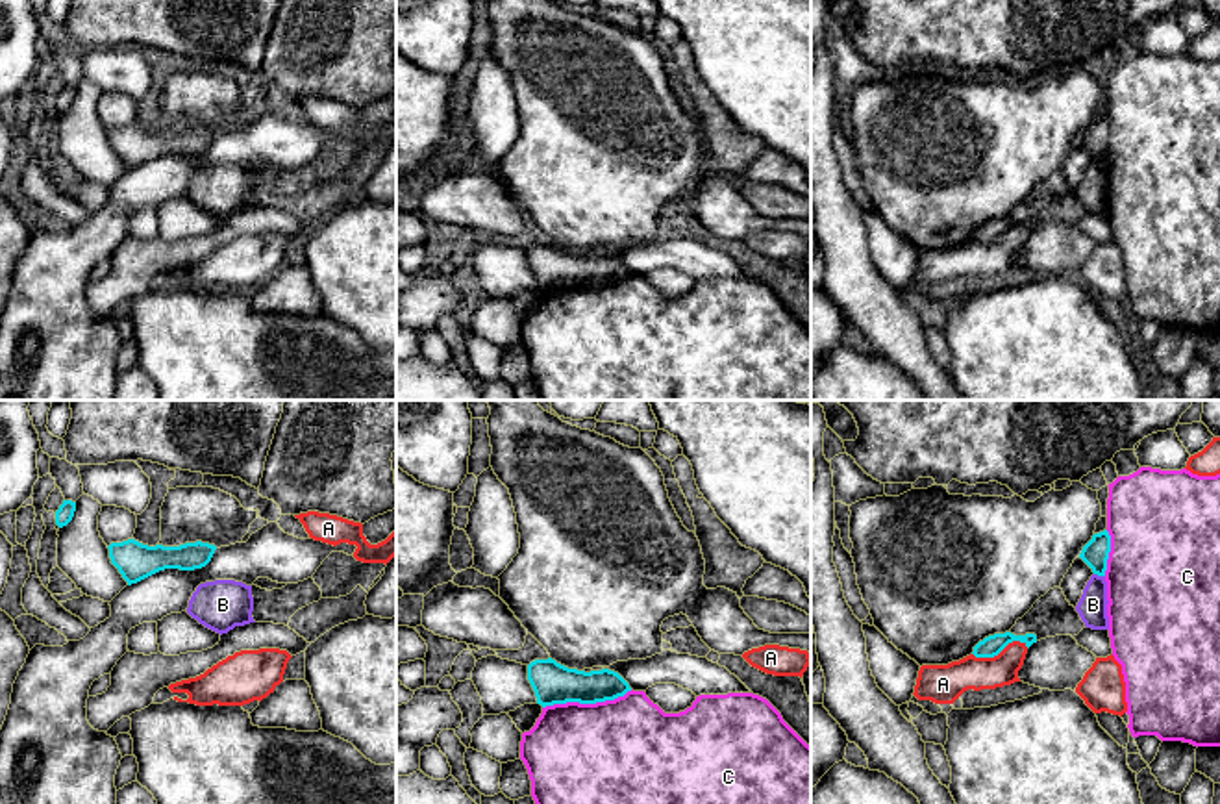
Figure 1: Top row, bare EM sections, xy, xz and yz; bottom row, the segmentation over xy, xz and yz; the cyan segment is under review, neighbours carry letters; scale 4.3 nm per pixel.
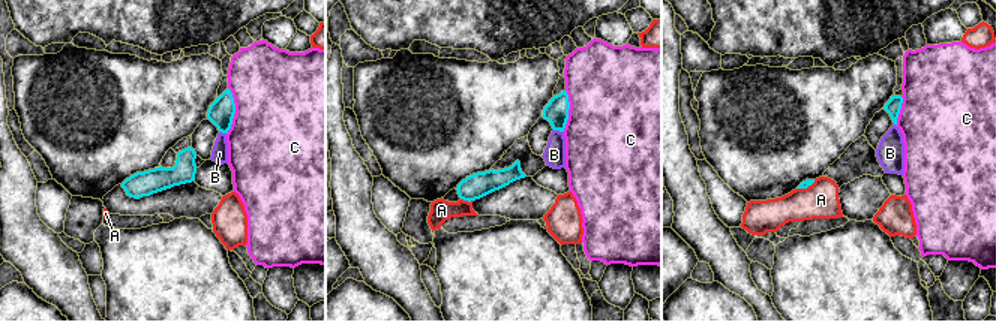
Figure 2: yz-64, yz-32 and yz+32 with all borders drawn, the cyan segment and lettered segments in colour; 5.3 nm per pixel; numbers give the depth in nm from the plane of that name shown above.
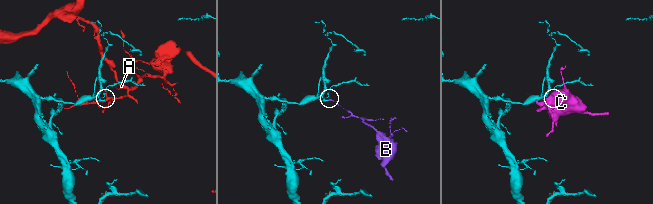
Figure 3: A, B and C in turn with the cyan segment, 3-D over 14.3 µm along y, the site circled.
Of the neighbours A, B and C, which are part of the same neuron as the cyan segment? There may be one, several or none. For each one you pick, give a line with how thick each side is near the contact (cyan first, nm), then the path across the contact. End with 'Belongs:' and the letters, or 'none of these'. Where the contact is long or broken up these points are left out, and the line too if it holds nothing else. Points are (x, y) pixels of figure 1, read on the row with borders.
Belongs: none of these

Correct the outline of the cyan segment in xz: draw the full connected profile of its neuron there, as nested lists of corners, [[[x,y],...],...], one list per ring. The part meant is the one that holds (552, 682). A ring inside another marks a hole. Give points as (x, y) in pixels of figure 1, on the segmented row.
[[[535,660],[528,665],[528,680],[535,691],[537,704],[579,702],[596,704],[615,700],[631,691],[629,684],[615,671],[578,671],[555,660]]]

